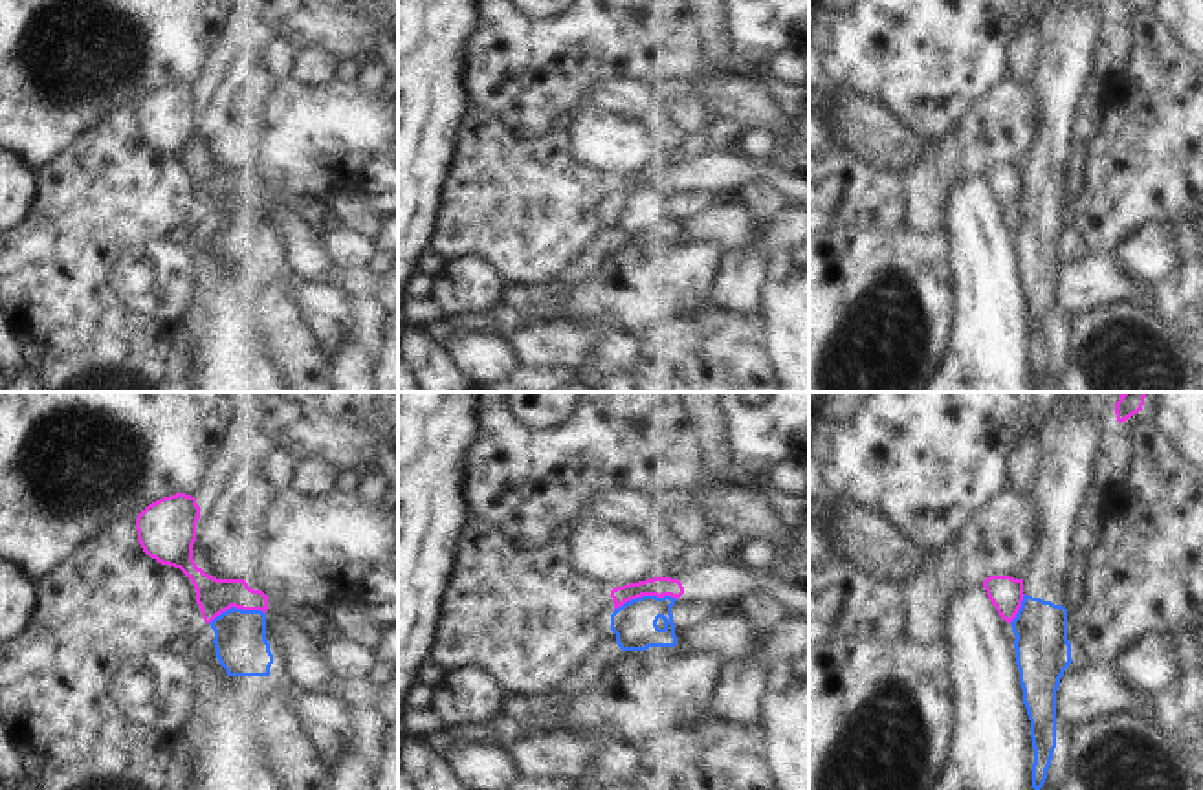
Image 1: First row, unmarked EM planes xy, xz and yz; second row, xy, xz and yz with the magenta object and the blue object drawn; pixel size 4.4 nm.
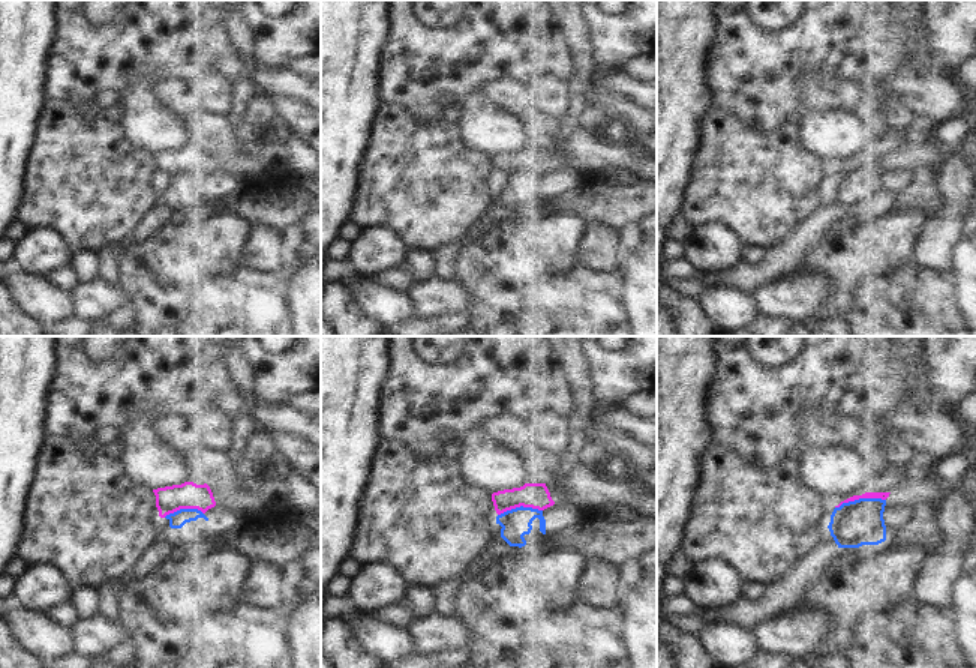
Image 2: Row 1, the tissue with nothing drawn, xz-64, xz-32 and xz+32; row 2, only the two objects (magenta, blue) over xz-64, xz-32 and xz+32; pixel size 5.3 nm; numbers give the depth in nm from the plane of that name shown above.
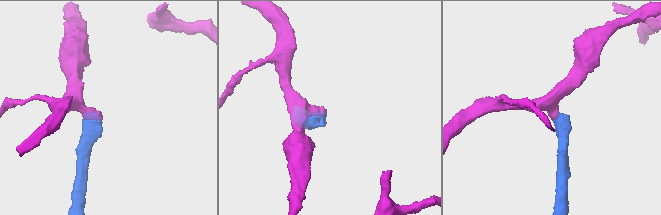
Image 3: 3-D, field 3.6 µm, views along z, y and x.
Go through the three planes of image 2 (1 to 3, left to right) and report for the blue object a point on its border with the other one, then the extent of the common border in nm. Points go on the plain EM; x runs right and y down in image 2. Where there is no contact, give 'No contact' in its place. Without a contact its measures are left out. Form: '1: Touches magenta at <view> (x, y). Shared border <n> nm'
1: Touches magenta at xz-64 (183, 171). Shared border 220 nm
2: Touches magenta at xz-32 (519, 170). Shared border 240 nm
3: Touches magenta at xz+32 (859, 161). Shared border 280 nm

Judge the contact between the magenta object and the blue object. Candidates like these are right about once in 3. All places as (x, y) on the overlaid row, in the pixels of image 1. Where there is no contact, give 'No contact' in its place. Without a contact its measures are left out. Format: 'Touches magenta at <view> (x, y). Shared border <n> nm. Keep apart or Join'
Touches magenta at xz (644, 594). Shared border 280 nm. Keep apart

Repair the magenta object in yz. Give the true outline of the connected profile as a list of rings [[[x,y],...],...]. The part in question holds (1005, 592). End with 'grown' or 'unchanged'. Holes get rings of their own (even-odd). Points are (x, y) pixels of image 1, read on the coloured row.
[[[990,576],[983,581],[983,587],[998,614],[1007,623],[1012,623],[1025,596],[1023,579],[1014,579],[1010,576]]]; unchanged

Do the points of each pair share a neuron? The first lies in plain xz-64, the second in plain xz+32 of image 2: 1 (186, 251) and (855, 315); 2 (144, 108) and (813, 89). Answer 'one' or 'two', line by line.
1: two
2: two

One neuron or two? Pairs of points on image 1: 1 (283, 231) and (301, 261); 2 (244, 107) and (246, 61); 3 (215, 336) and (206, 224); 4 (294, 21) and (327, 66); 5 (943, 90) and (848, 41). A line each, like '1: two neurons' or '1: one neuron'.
1: one neuron
2: one neuron
3: one neuron
4: two neurons
5: one neuron

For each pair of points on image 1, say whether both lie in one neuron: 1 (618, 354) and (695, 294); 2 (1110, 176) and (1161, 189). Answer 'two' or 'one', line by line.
1: one
2: one

